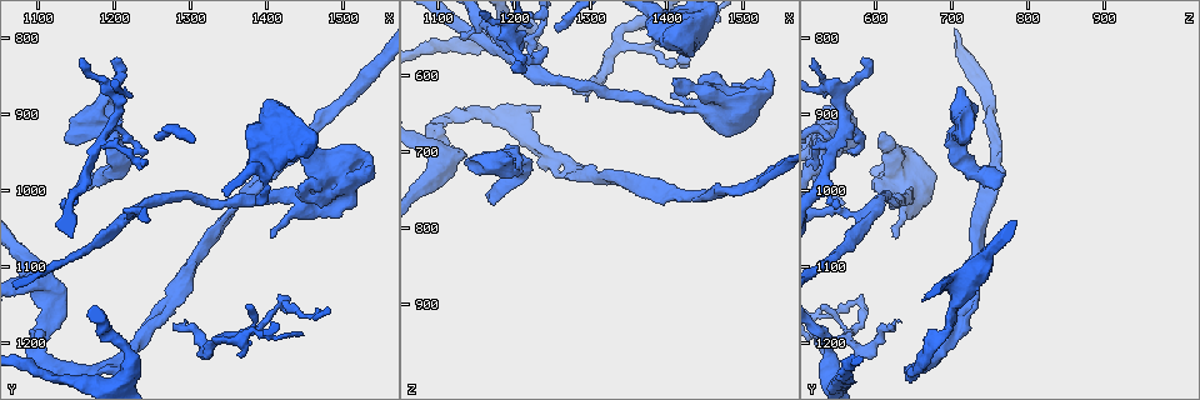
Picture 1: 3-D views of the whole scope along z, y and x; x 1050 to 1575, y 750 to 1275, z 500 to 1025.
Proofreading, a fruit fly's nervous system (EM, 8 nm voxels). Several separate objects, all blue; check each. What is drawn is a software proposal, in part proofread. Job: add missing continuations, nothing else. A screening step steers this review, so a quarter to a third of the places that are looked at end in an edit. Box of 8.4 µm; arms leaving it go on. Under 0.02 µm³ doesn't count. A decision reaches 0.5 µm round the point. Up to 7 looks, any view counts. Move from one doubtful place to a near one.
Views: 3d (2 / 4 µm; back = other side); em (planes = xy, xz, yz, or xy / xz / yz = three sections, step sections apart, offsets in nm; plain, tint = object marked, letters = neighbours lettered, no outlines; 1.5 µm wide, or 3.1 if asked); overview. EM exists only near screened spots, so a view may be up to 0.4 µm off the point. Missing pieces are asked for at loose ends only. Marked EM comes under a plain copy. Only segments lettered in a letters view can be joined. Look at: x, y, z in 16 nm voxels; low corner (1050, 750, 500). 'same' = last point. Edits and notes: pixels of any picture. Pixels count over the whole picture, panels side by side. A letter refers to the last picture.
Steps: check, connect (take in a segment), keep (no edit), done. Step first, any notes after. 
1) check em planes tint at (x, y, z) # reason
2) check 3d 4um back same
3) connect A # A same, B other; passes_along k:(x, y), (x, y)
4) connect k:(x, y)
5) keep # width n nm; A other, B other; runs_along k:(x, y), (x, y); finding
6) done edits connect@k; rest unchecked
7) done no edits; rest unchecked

check em xz step 8 tint at (1390, 1015, 560)

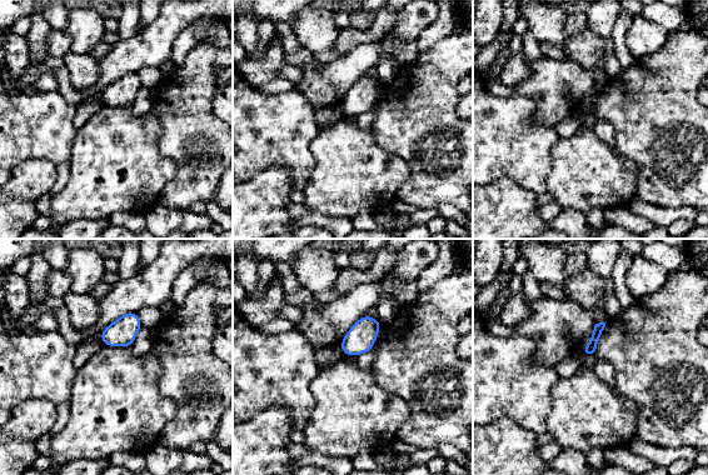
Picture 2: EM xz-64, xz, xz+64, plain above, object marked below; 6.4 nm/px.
check em planes tint same

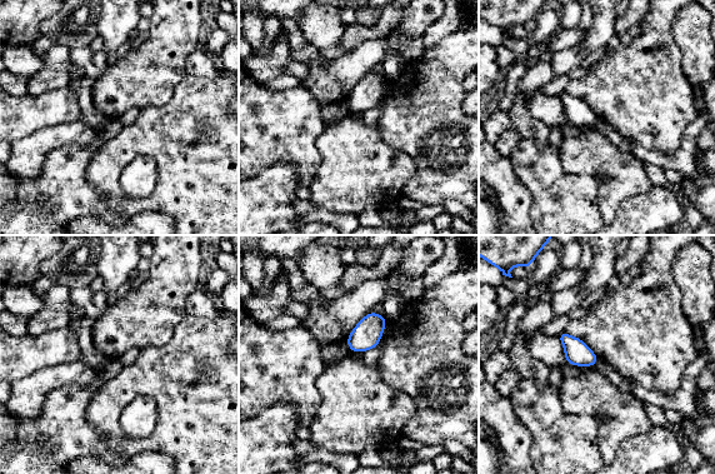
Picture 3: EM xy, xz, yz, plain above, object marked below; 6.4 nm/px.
check em planes letters same

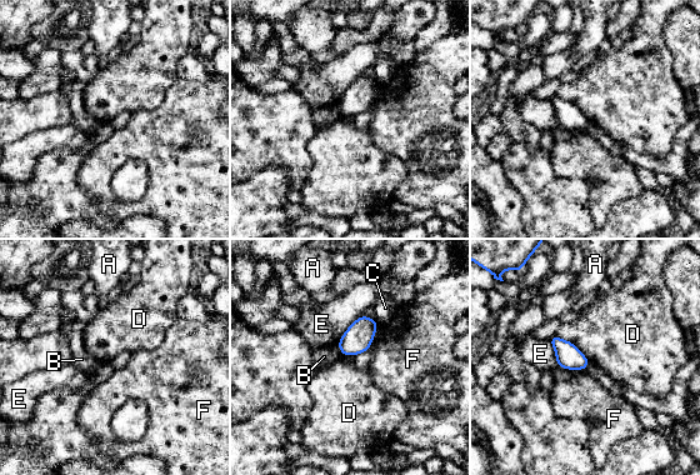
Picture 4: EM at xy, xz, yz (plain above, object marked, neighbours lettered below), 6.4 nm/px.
keep # longest_contact D 280 nm; A other, B other, C other, D other, E other, F other; border 4:(556, 334), (569, 340), (589, 360); no lettered segment goes on from it

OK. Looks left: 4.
check em xy step 4 letters at (1410, 920, 610) # free end

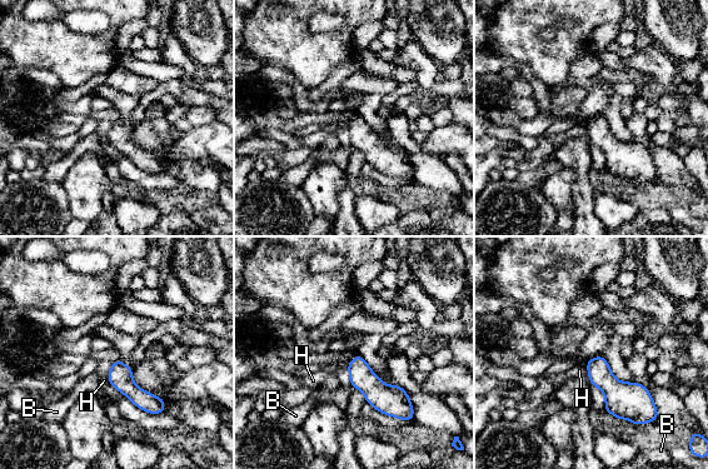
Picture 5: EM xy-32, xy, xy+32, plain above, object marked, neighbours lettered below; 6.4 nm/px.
check em planes letters same # another direction

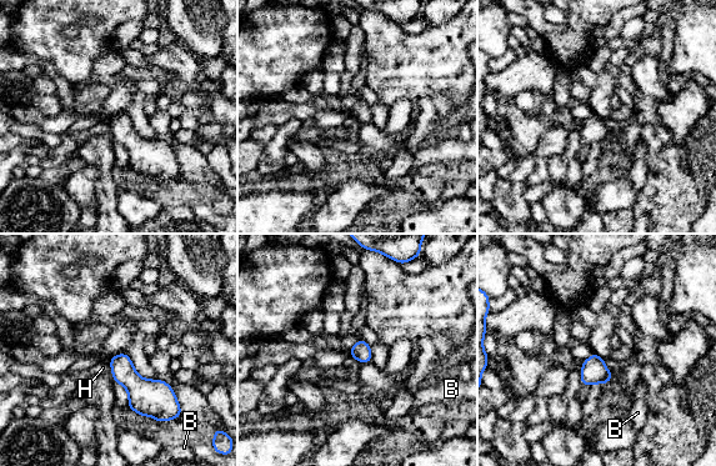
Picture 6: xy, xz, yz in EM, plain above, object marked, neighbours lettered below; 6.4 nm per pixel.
keep # width 130 nm; B other, H other; border 6:(108, 361), (114, 380); no lettered segment goes on from it

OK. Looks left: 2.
check em planes letters at (1200, 825, 585) # branch stops here

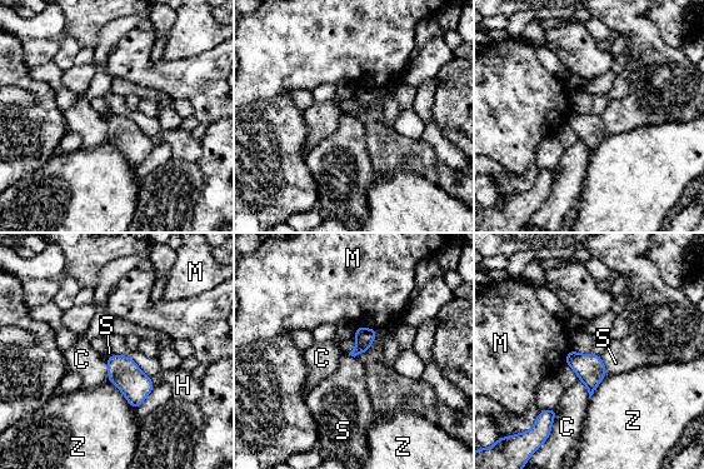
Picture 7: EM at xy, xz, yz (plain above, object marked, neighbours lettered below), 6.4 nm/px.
keep # C other, H other, M other, S other, Z other; border 7:(357, 325), (377, 330); none of them fits

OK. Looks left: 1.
done no edits; rest unchecked

